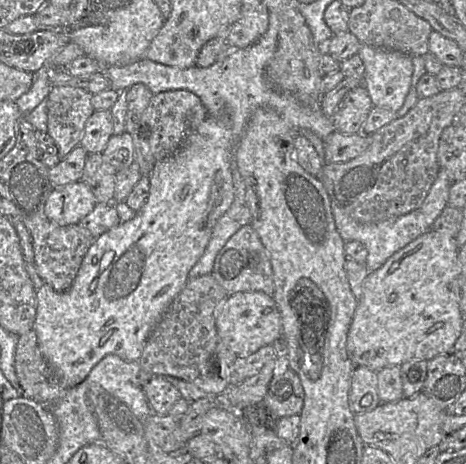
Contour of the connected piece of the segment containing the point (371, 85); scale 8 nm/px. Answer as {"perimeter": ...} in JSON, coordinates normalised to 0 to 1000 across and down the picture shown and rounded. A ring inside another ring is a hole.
{"perimeter":[[[785,95],[775,97],[766,116],[781,138],[779,185],[790,196],[800,228],[852,241],[880,194],[886,162],[882,121],[858,110],[828,108]]]}

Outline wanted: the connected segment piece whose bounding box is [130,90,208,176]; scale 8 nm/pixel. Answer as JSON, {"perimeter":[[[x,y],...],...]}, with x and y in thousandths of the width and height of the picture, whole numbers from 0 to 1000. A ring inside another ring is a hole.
{"perimeter":[[[369,194],[330,205],[292,278],[279,287],[288,308],[290,351],[305,379],[320,379],[341,345],[378,330],[444,250],[444,235],[429,211],[408,196]]]}

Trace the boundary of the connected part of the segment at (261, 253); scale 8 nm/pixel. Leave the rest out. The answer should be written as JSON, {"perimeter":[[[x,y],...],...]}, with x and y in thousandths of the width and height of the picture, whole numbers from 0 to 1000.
{"perimeter":[[[539,485],[519,487],[489,515],[466,547],[453,588],[485,627],[487,638],[532,627],[558,627],[584,640],[588,636],[582,563],[556,506]]]}

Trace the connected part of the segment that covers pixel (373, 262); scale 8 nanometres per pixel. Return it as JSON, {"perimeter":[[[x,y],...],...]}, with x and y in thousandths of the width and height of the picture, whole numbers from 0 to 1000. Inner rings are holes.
{"perimeter":[[[708,425],[721,494],[736,519],[764,517],[781,526],[788,537],[783,569],[792,586],[813,580],[848,543],[869,532],[901,506],[916,500],[916,485],[899,450],[873,461],[841,468],[803,481],[773,481],[758,472],[719,427]]]}

